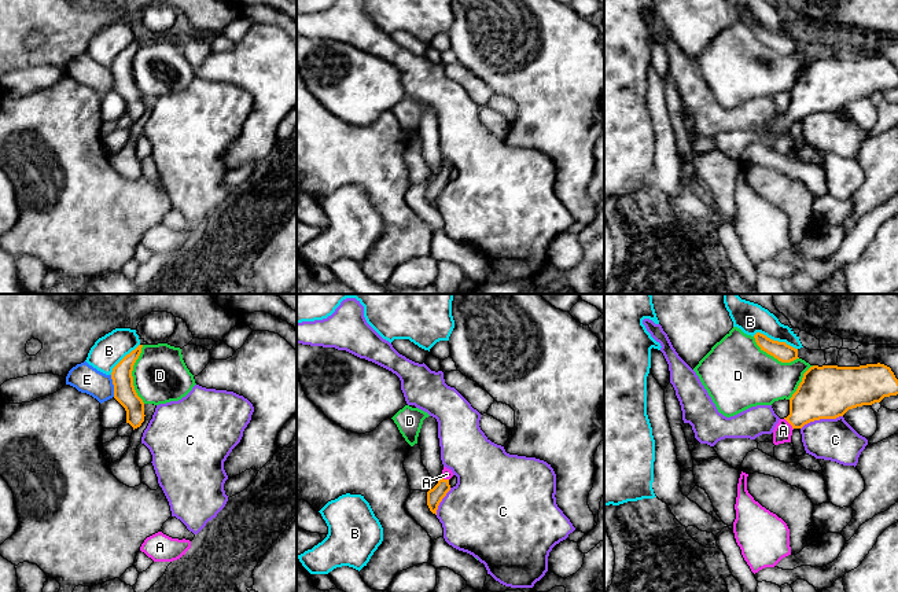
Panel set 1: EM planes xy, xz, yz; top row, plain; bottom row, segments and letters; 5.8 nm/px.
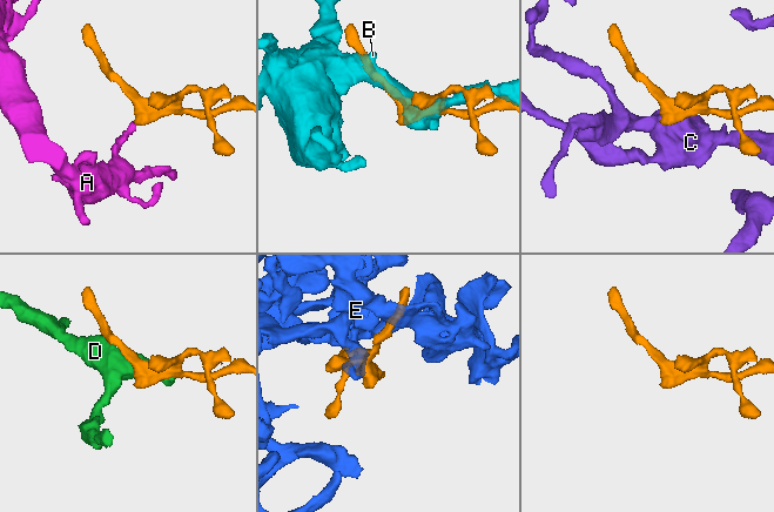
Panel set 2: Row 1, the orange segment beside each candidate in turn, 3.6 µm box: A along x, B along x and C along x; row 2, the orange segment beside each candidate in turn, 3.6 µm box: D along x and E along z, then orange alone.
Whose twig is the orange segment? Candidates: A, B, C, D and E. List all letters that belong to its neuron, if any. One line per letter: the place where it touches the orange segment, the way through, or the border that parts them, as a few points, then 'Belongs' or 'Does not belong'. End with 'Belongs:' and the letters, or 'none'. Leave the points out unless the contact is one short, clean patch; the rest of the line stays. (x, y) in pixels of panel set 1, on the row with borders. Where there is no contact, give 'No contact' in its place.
A: Touches orange at yz (788, 422). Path across: yz (821, 394), (788, 422), (783, 430). Belongs
B: Touches orange at yz (775, 341). Does not belong
C: Touches orange at yz (821, 418). Does not belong
D: Touches orange at xy (131, 374). Does not belong
E: Touches orange at xy (114, 386). Does not belong
Belongs: A

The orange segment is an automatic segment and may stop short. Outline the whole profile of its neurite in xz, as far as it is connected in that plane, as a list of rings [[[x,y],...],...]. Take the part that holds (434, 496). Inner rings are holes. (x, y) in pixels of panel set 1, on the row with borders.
[[[444,467],[441,479],[438,483],[427,492],[427,505],[433,514],[437,515],[437,510],[442,499],[450,490],[449,479],[453,477],[452,470]]]

